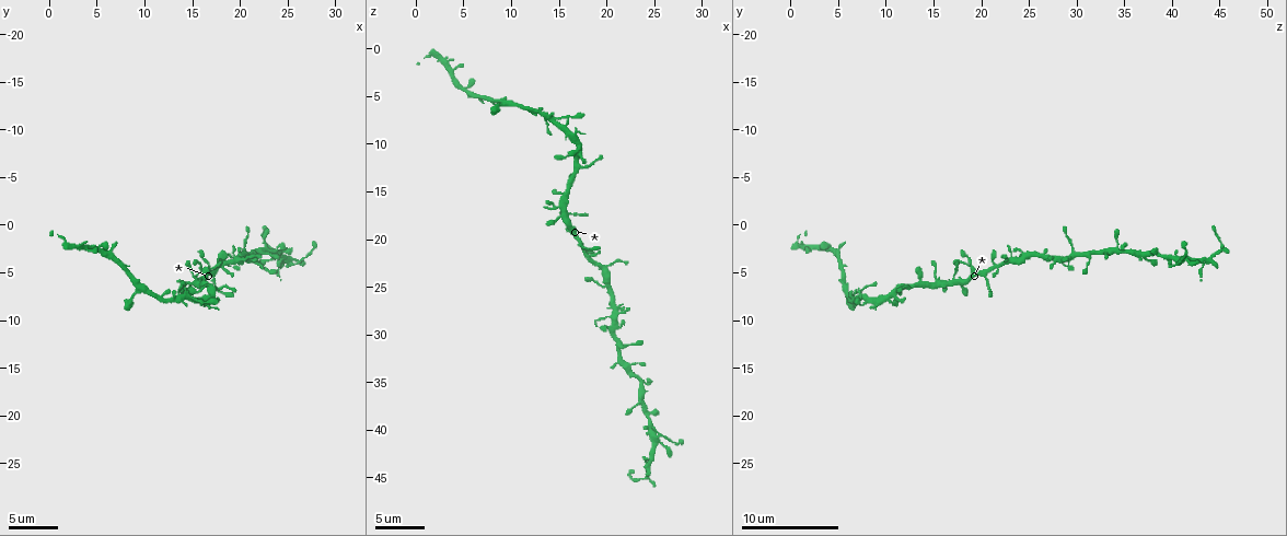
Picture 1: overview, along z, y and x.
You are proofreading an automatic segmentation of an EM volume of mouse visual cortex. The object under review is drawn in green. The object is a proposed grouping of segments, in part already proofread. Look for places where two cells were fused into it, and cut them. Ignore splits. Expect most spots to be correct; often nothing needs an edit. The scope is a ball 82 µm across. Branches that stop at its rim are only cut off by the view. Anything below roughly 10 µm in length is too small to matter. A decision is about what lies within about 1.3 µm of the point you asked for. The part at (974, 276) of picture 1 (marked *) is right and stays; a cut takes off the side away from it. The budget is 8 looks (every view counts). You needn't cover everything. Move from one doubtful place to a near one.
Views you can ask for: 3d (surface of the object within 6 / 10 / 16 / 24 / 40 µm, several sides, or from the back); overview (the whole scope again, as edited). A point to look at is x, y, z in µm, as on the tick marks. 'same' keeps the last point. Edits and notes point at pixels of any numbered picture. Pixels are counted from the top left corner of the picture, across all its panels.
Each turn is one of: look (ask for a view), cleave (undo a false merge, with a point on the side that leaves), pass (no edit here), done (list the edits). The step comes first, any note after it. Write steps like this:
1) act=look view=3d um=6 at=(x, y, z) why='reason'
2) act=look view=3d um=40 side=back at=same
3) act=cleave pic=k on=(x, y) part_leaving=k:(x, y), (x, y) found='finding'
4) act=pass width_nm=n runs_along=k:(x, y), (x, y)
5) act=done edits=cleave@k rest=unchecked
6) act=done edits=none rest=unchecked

act=look view=3d um=10 at=(19.0, 3.8, 22.6) why='side arm on a straight run'

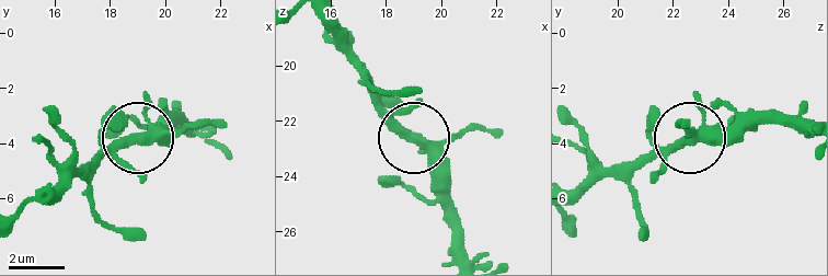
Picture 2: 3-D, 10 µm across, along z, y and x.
act=look view=3d um=10 side=back at=(19.0, 3.7, 22.7) why='other side'

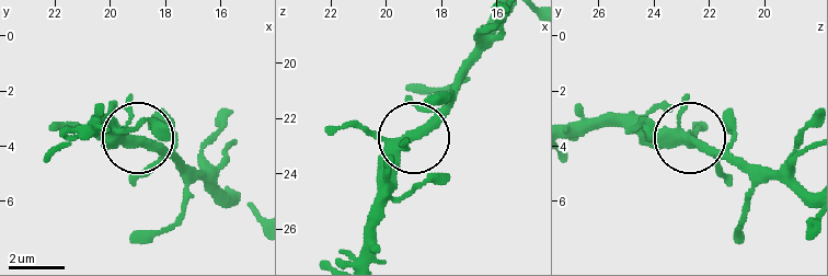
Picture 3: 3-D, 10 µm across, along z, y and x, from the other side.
act=pass found='continuous, no second cell'

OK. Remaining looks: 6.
act=look view=3d um=10 at=(13.0, 7.6, 6.6) why='calibre changes'

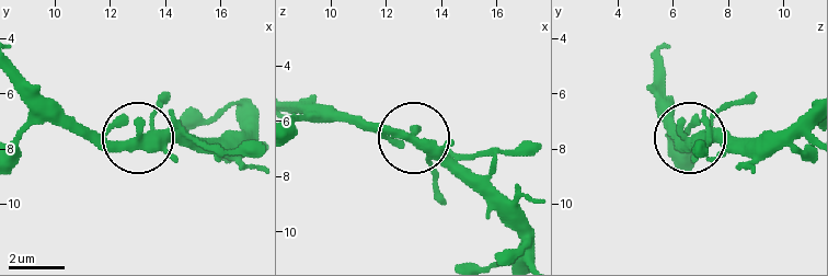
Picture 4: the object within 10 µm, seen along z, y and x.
act=pass arms=4 found='one cell here'

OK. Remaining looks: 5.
act=look view=3d um=16 at=(23.2, 2.6, 34.8) why='thin neck'

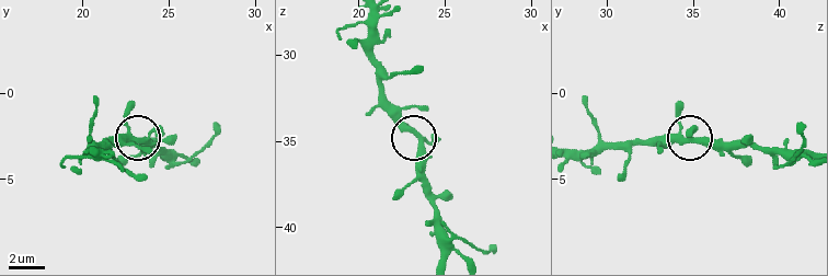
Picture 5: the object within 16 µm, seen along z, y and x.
act=pass runs_along=5:(371, 19), (371, 49), (380, 98), (418, 142), (424, 194) found='continuous, no second cell'

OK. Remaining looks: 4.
act=look view=3d um=16 at=(24.6, 3.6, 43.0) why='three-way junction'

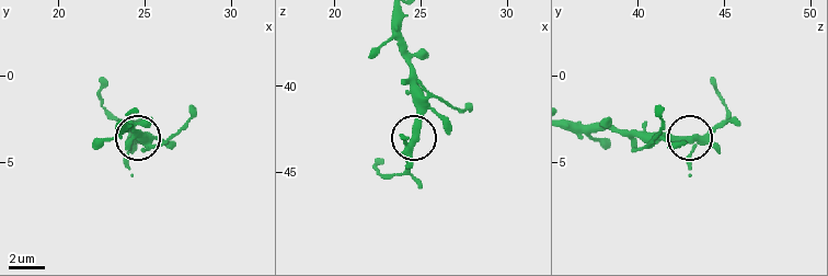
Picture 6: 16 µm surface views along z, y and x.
act=look view=3d um=16 side=back at=(24.6, 3.8, 43.0)

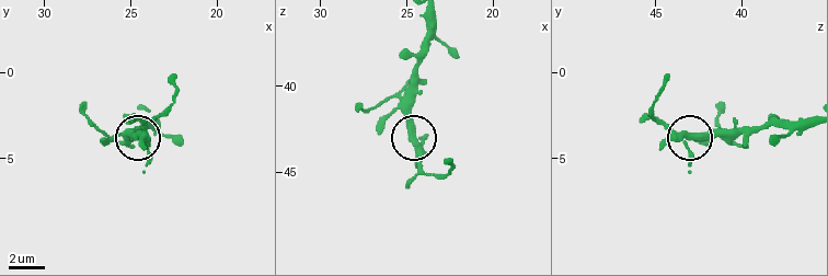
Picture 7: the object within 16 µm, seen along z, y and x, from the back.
act=pass arms=3 runs_along=7:(432, 19), (410, 115), (422, 172) found='all the same cell'

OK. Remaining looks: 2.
act=done edits=none rest=unchecked

